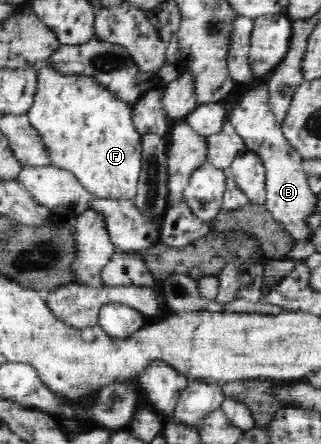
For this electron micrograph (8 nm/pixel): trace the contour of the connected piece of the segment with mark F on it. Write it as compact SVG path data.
M39 64L39 85L37 93L34 97L34 102L28 108L27 114L33 127L39 132L43 144L45 144L48 156L49 165L65 170L73 174L73 178L77 178L77 182L83 186L83 189L88 194L91 194L93 198L97 199L111 199L117 201L129 201L134 200L138 194L138 183L142 170L142 133L135 127L133 119L133 108L127 102L122 102L120 99L115 98L115 95L105 87L101 86L99 82L93 80L93 78L83 76L61 76L61 74L51 70L46 64Z

